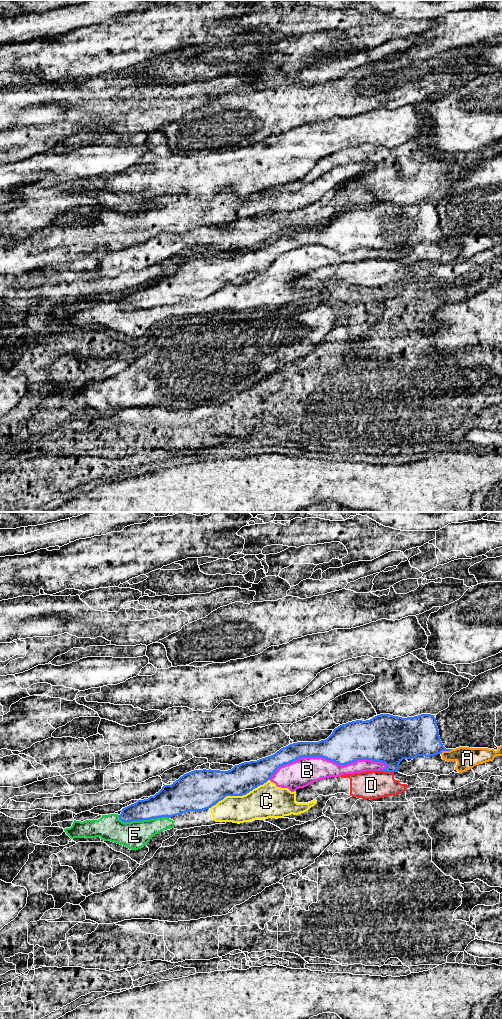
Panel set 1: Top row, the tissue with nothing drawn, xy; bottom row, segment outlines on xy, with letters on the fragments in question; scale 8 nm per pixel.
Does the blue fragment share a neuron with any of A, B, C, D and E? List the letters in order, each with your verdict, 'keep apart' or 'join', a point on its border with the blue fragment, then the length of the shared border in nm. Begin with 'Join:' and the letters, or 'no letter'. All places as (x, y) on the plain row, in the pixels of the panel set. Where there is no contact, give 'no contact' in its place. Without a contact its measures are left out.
Join: no letter
A: keep apart; meets blue in xy at (446, 238); contact 110 nm long
B: keep apart; meets blue in xy at (327, 247); contact 950 nm long
C: keep apart; meets blue in xy at (239, 283); contact 550 nm long
D: keep apart; meets blue in xy at (386, 259); contact 120 nm long
E: keep apart; meets blue in xy at (142, 308); contact 420 nm long

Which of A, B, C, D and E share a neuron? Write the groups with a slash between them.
A / B C E / D

